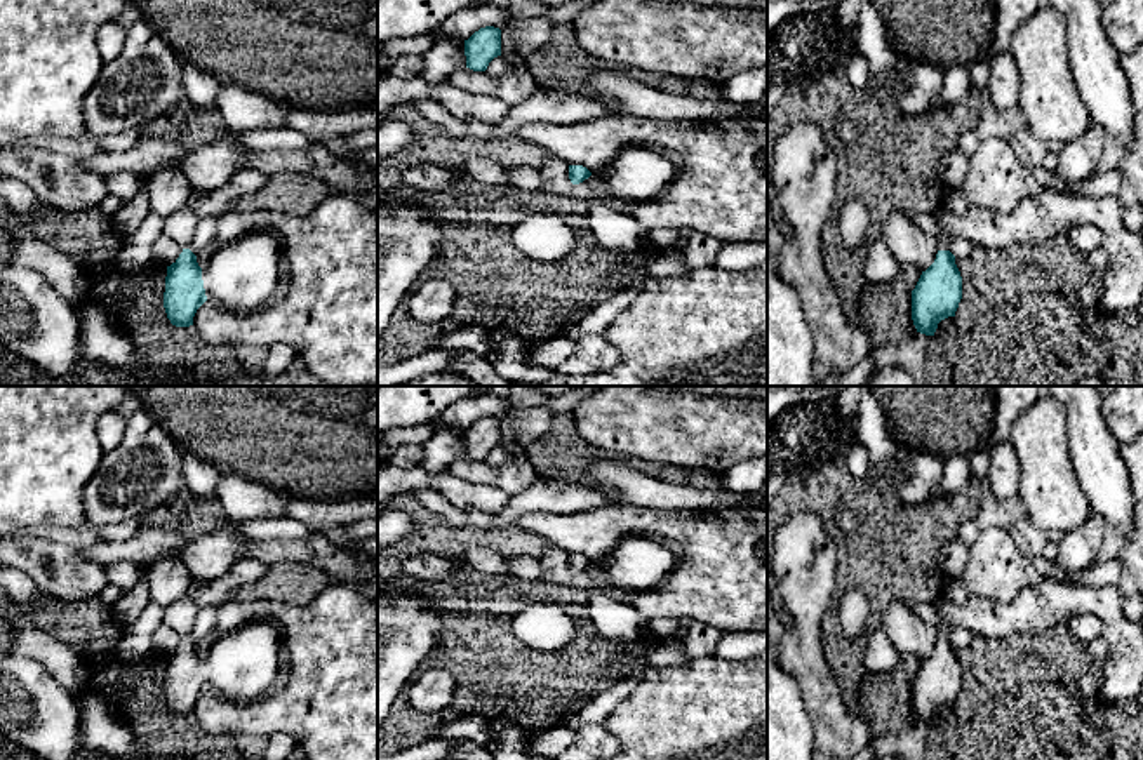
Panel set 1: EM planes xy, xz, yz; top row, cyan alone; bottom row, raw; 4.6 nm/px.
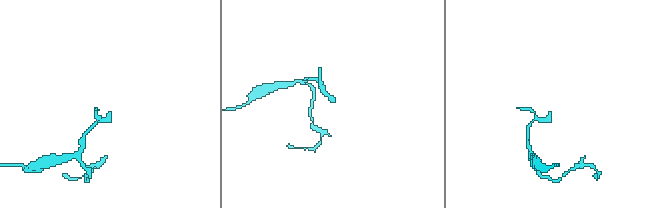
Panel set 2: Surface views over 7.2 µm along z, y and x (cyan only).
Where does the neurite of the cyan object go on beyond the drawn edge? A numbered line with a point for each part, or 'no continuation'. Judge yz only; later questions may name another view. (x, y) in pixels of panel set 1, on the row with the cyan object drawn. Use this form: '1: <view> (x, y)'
1: yz (961, 247)

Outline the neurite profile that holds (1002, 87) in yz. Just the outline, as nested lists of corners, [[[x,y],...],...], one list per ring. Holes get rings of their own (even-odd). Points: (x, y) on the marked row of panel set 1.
[[[1007,50],[997,52],[990,61],[990,78],[986,96],[999,111],[1006,111],[1018,104],[1019,73]]]

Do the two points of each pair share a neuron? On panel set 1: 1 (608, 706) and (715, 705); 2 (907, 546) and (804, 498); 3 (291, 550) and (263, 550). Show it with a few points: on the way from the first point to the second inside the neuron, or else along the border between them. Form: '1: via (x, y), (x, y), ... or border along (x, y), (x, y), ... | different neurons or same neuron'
1: border along (639, 682), (602, 722) | different neurons
2: via (877, 543), (863, 513), (834, 494) | same neuron
3: via (284, 550), (270, 550) | same neuron

